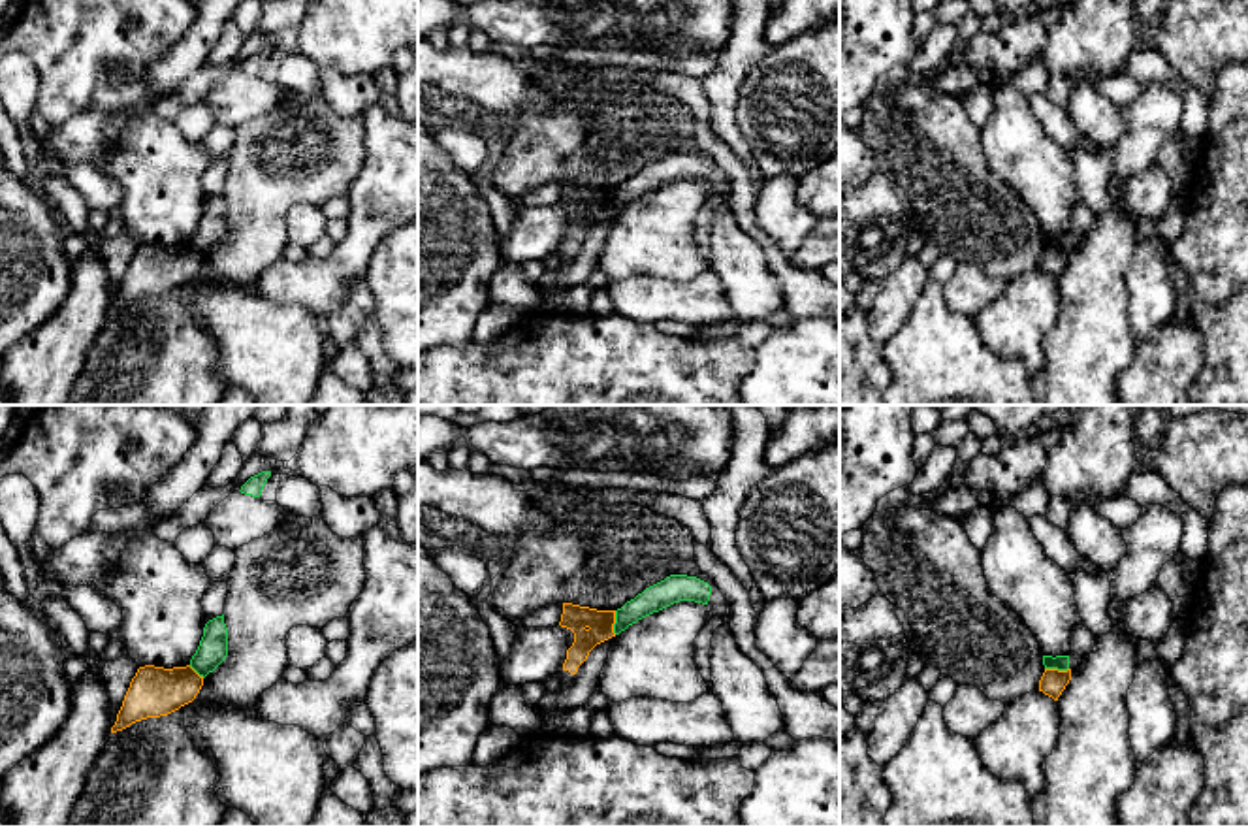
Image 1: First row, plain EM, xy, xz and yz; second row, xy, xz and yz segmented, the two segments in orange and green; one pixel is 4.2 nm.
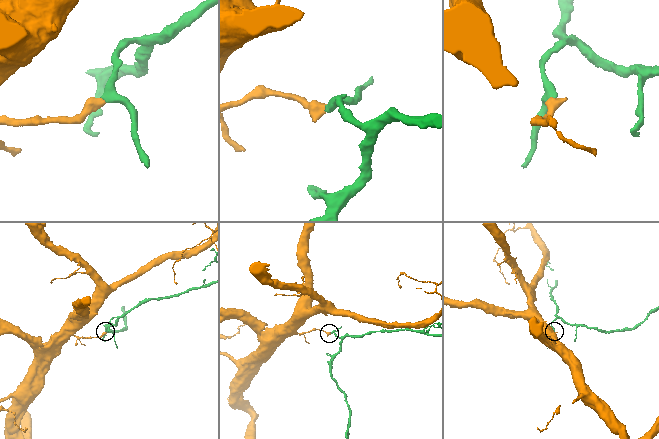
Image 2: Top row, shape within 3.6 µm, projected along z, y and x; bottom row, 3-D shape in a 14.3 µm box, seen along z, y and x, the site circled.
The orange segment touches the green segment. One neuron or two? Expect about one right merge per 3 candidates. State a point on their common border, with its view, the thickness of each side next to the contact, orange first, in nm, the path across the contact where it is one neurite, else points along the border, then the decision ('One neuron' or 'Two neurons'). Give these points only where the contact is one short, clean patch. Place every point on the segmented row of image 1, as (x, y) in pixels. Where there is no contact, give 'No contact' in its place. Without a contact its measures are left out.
Touches orange at xz (614, 622). Thickness 110 nm (orange) against 120 nm. Boundary: xz (616, 611), (614, 633). Two neurons

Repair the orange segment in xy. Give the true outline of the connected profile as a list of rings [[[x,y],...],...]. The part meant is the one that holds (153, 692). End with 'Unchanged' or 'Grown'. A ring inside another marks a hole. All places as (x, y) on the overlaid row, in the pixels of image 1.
[[[190,665],[186,667],[139,667],[124,695],[111,733],[122,731],[147,718],[168,716],[192,703],[203,686]]]. Unchanged

